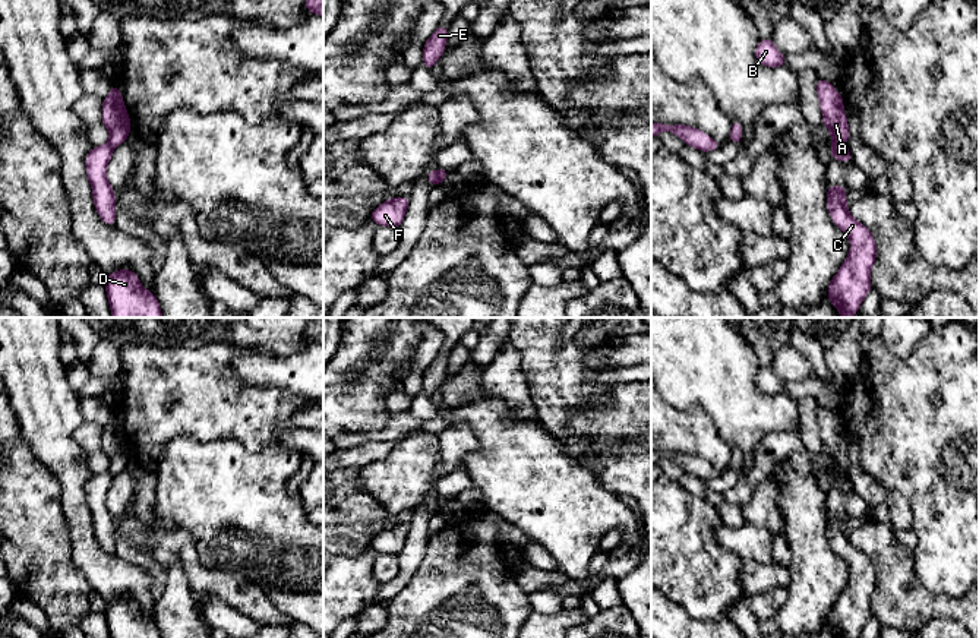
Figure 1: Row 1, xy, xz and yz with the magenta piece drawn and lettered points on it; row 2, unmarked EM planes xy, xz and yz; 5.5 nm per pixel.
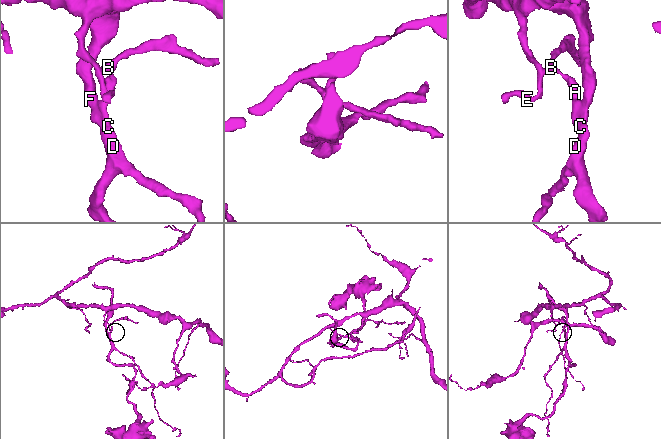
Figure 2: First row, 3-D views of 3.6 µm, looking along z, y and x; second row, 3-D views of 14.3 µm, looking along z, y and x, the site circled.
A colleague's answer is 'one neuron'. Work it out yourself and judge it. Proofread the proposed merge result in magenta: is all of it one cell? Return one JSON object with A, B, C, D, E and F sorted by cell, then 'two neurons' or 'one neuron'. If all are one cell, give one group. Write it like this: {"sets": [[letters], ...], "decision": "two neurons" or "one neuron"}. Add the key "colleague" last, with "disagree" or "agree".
{"sets": [["A", "B", "E"], ["C", "D", "F"]], "decision": "two neurons", "colleague": "disagree"}

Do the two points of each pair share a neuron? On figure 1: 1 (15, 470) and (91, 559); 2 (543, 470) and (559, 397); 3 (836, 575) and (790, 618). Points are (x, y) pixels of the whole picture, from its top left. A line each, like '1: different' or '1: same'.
1: different
2: different
3: same

